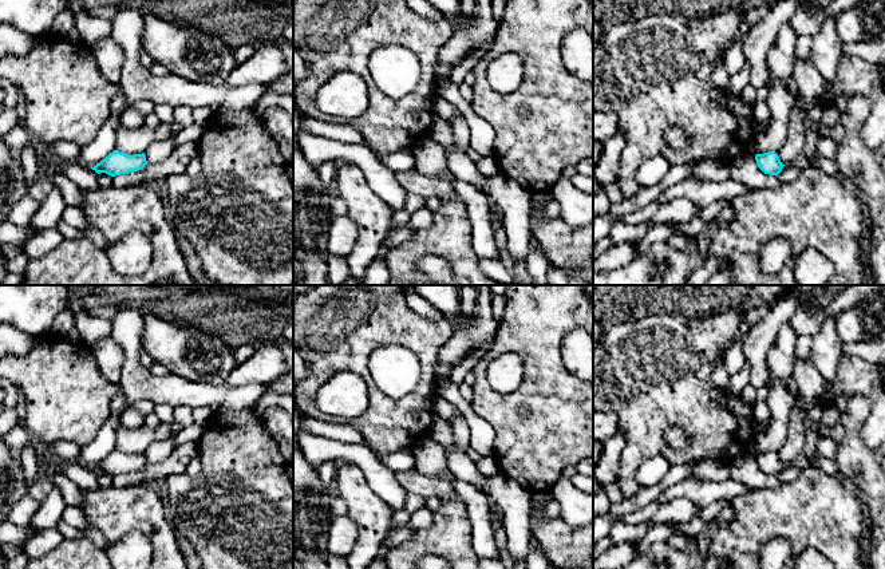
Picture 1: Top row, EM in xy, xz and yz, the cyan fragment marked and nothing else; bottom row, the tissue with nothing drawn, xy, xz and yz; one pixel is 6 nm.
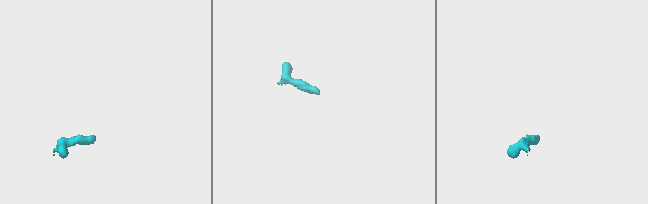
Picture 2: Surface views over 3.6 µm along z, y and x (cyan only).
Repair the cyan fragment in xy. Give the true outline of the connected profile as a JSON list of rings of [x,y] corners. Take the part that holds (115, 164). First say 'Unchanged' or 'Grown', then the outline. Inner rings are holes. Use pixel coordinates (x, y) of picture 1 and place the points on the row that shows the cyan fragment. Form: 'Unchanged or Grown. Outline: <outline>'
Unchanged. Outline: [[[114,150],[104,159],[96,163],[92,170],[99,173],[106,173],[111,177],[129,174],[133,171],[138,171],[147,165],[145,153],[129,155],[126,153],[120,153]]]

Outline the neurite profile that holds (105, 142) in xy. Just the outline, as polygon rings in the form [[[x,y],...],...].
[[[110,112],[106,123],[100,127],[96,138],[87,146],[82,147],[78,162],[88,167],[94,167],[110,153],[115,150],[116,143],[116,126],[120,122],[118,112]]]

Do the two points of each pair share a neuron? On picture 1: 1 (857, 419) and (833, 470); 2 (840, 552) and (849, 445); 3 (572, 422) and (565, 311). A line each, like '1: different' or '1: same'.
1: different
2: different
3: same

